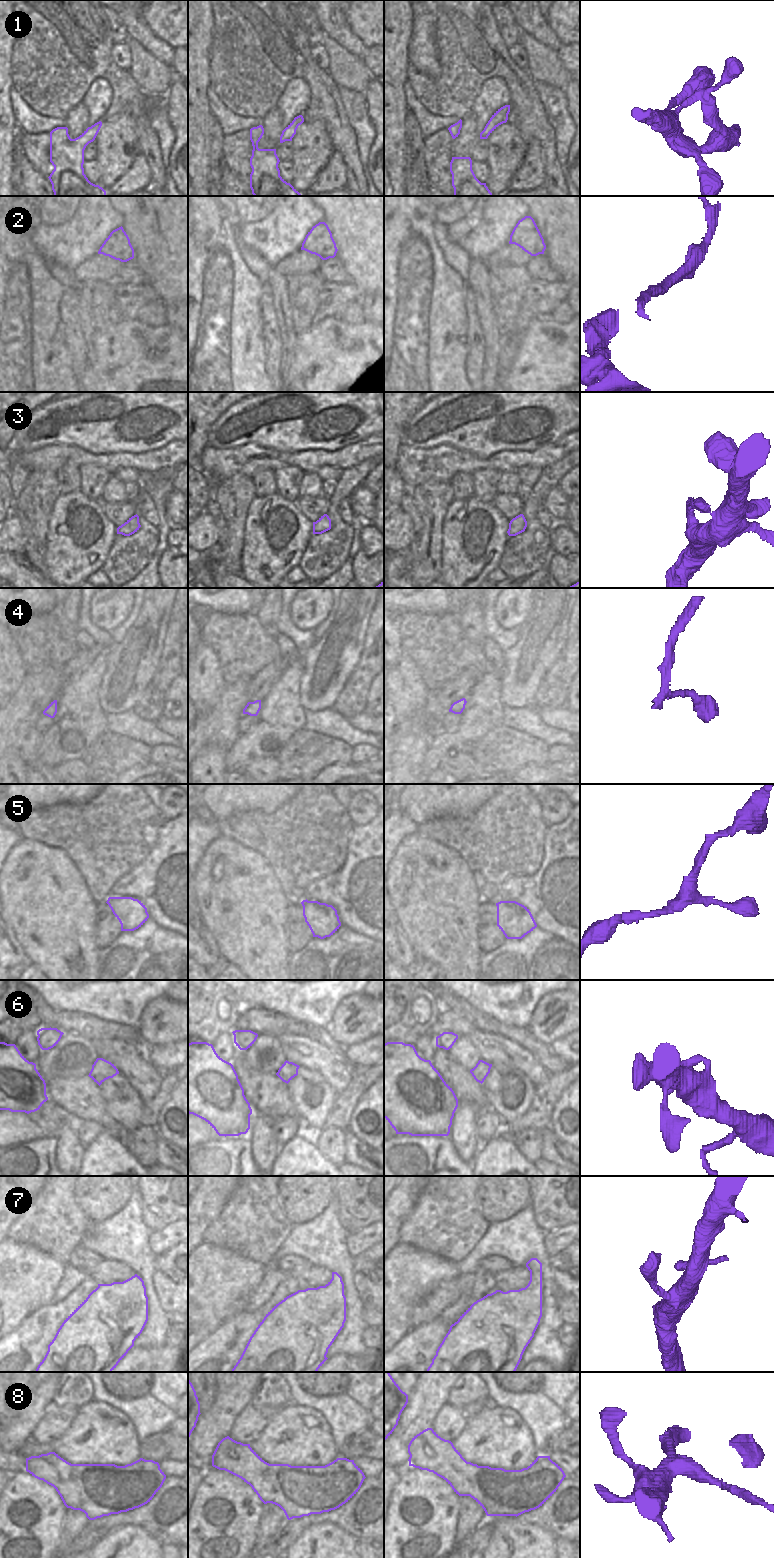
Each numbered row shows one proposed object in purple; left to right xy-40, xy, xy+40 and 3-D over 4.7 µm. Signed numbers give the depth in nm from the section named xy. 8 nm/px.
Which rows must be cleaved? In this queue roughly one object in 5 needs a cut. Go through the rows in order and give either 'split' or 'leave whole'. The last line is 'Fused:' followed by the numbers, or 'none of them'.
1: leave whole
2: leave whole
3: leave whole
4: leave whole
5: leave whole
6: split
7: leave whole
8: split
Fused: 6, 8

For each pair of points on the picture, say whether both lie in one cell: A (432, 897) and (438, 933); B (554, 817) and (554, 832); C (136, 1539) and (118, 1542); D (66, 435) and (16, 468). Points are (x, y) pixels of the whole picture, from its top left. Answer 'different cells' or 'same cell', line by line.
A: same cell
B: different cells
C: same cell
D: different cells

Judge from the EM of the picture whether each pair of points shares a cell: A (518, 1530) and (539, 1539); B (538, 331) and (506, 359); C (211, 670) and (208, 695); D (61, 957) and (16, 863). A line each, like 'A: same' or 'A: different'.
A: same
B: different
C: same
D: same

